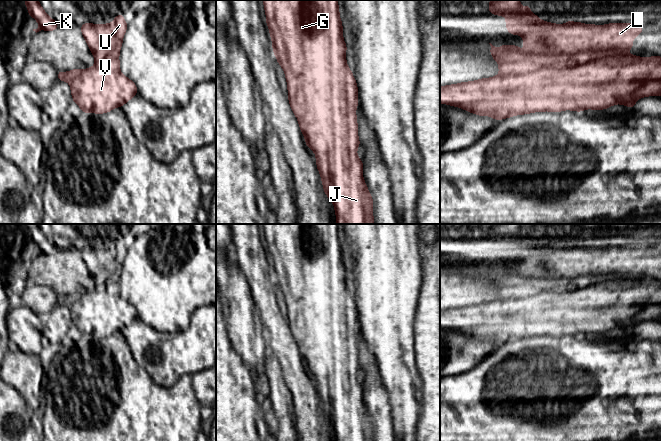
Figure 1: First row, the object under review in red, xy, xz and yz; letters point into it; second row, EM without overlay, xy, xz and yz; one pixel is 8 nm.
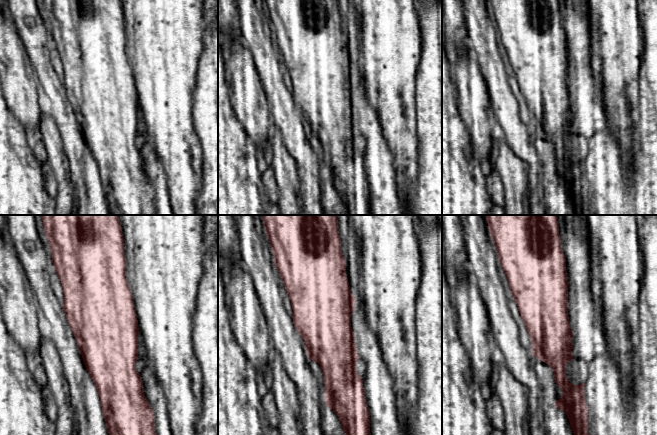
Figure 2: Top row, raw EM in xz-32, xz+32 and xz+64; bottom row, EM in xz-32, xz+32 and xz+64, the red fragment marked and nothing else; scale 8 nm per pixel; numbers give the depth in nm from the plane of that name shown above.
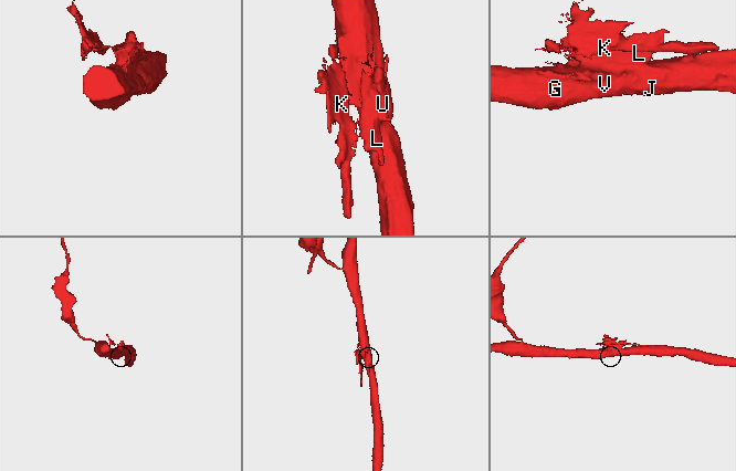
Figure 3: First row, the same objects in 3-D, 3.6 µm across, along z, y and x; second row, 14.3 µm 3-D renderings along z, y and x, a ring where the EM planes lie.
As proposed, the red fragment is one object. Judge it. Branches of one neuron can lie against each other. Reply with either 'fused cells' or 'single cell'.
single cell

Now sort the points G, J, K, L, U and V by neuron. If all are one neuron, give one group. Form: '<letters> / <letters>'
G J K L U V

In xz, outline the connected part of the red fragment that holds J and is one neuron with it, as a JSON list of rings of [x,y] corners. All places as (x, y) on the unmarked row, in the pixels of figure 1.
[[[263,224],[273,277],[283,292],[288,325],[296,340],[307,372],[316,380],[325,419],[333,427],[336,441],[373,441],[373,423],[363,402],[363,385],[357,380],[360,370],[356,333],[358,311],[346,286],[338,224]]]

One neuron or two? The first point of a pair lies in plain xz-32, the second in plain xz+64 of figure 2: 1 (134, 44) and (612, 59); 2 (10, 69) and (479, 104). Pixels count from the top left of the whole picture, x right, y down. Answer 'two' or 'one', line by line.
1: one
2: one

